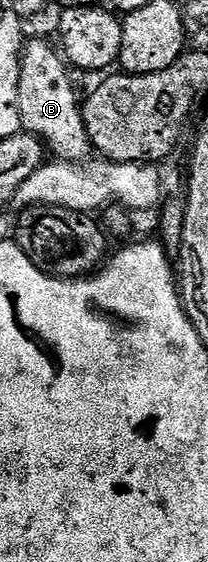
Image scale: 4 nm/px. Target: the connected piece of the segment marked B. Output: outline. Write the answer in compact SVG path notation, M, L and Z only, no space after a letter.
M45 40L24 41L17 86L17 109L21 127L28 135L36 136L44 142L54 157L81 162L91 152L89 135L81 117L79 96L77 100L77 92L69 81L70 69L62 53L54 45L53 48Z

